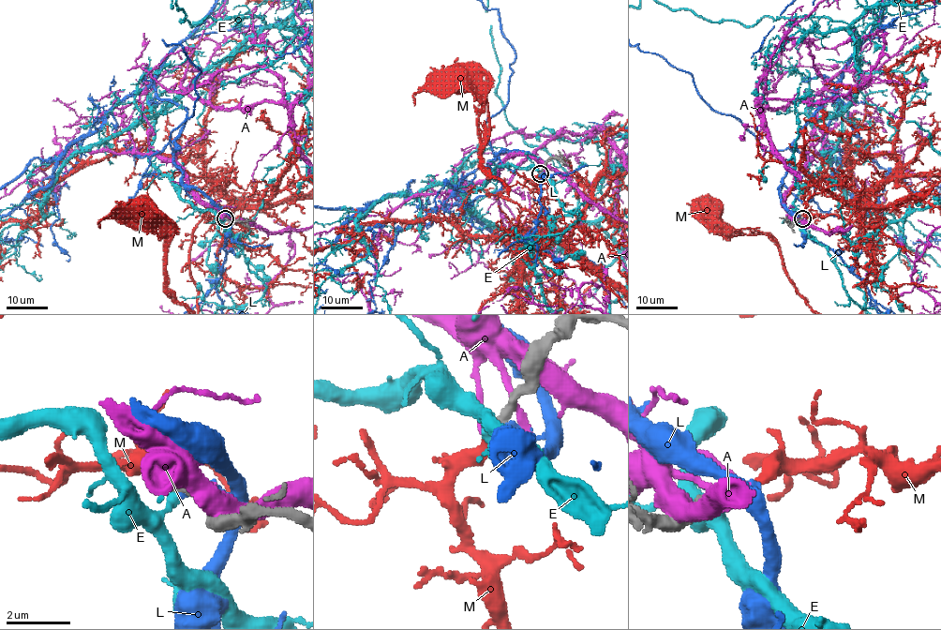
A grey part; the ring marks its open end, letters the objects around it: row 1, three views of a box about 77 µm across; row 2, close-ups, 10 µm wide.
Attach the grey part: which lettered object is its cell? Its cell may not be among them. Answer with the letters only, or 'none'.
M

